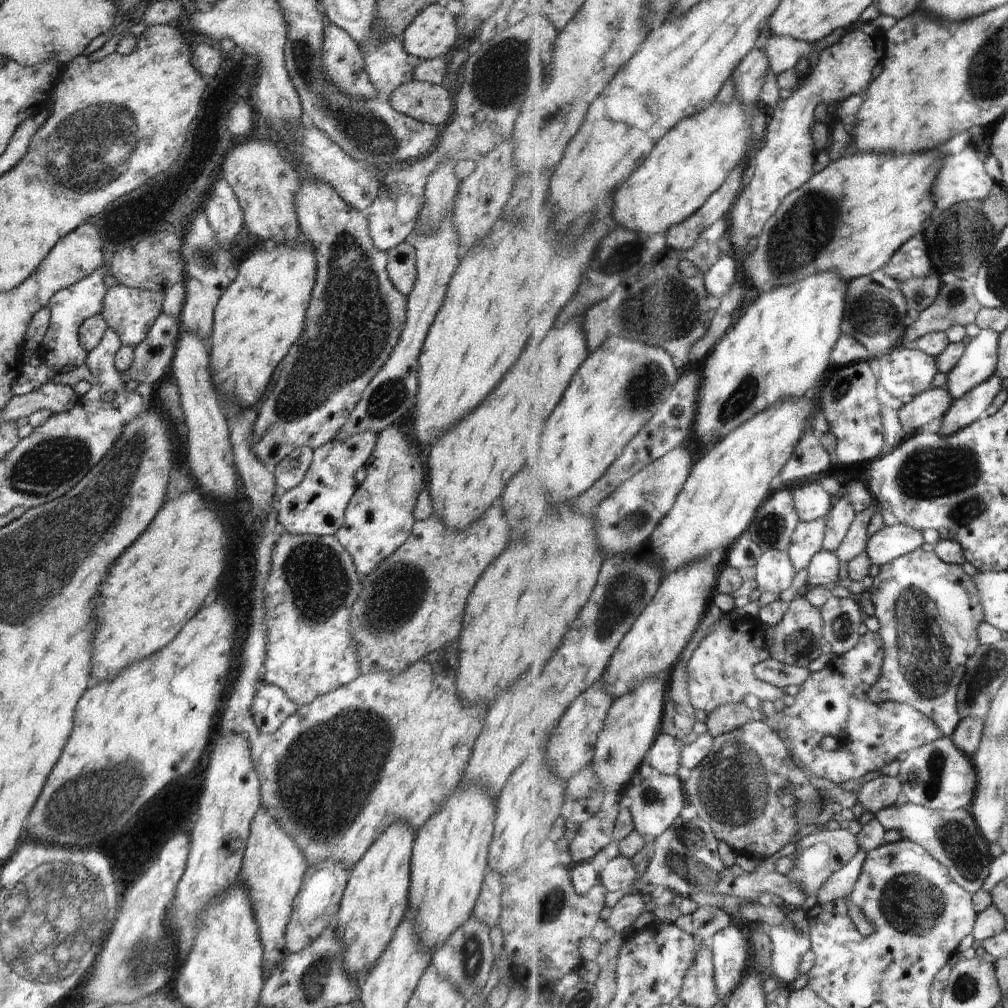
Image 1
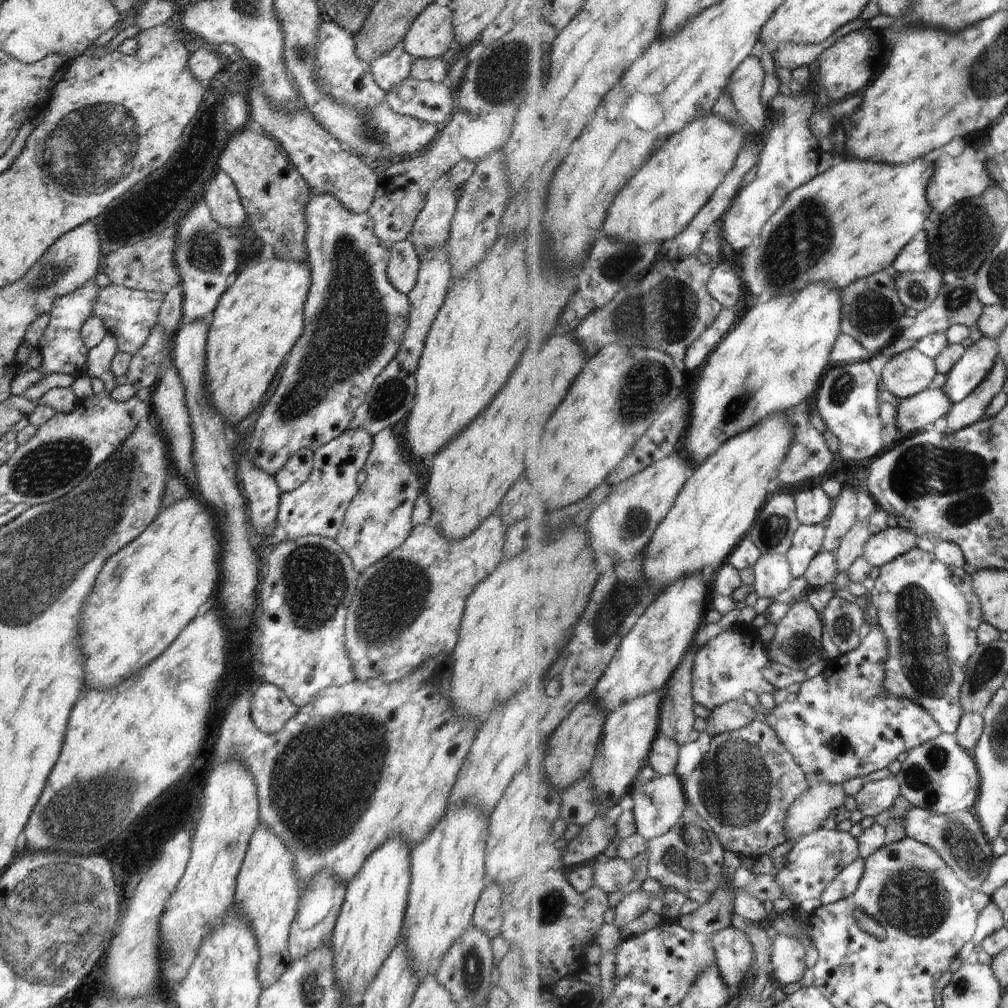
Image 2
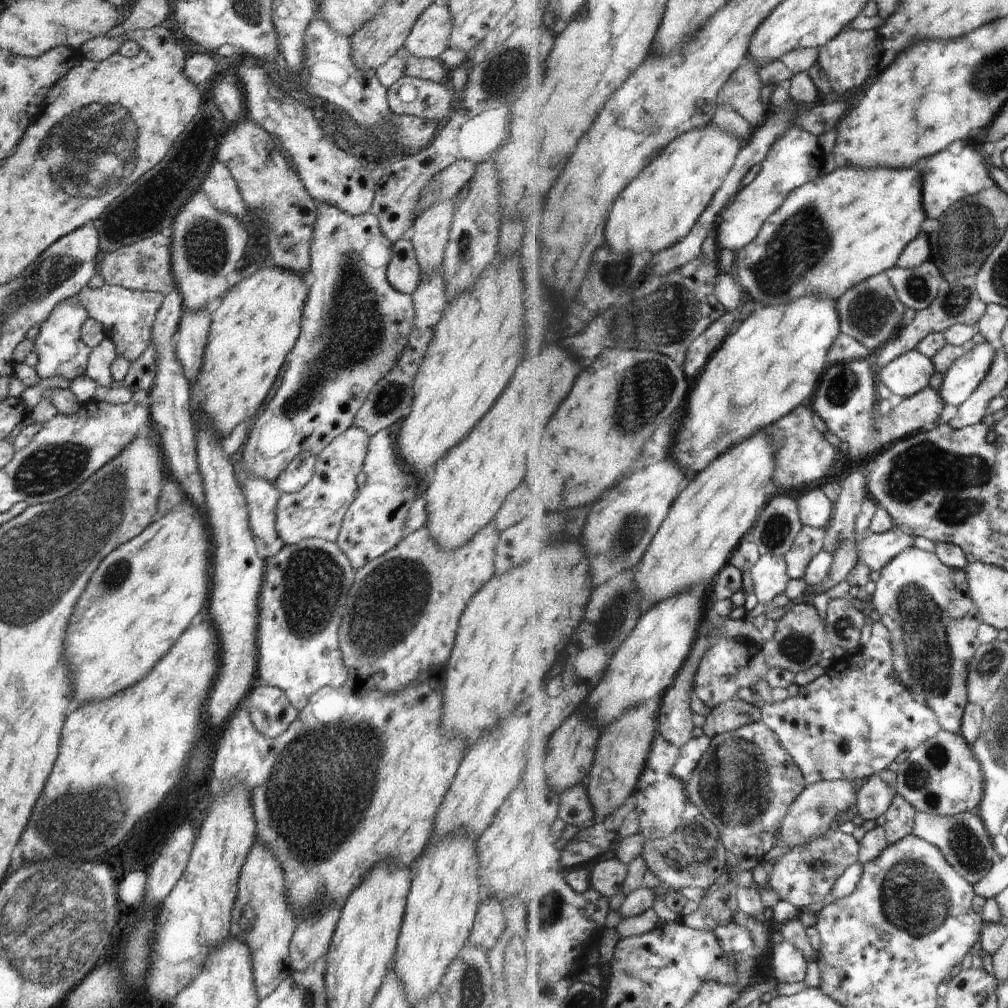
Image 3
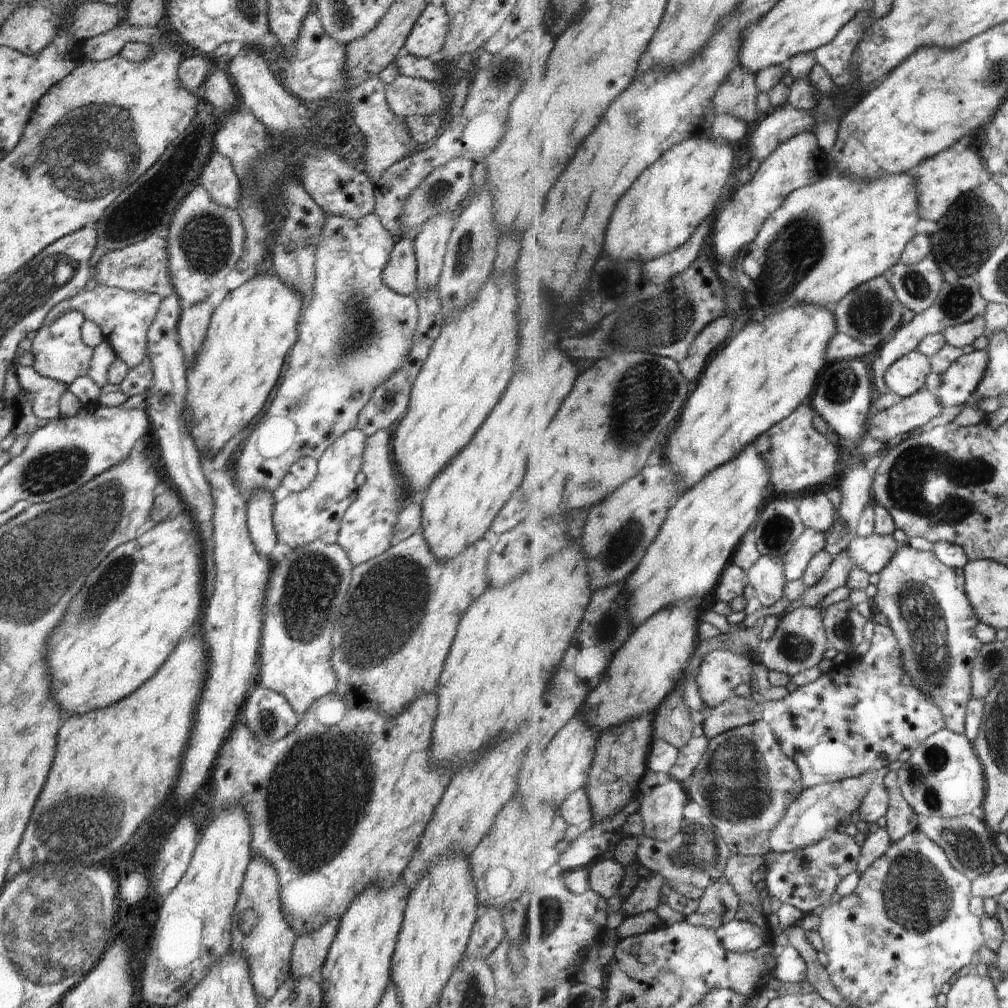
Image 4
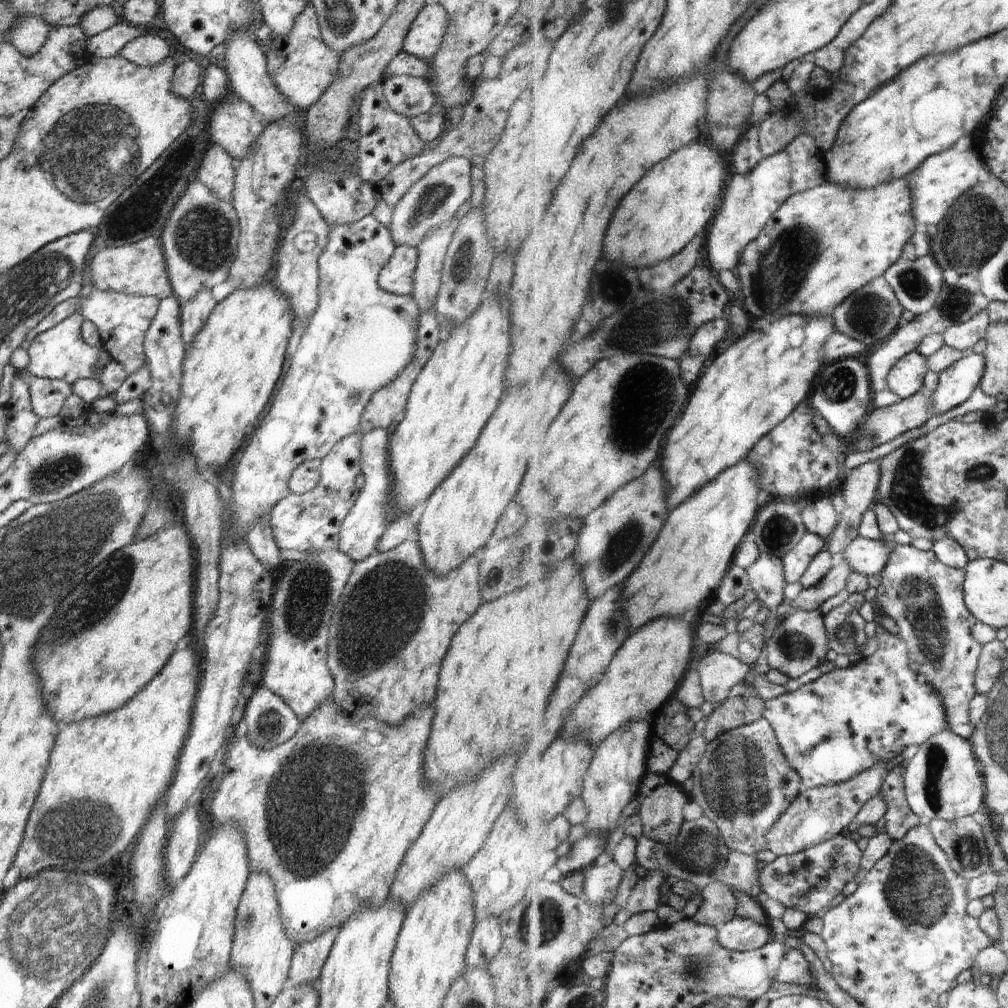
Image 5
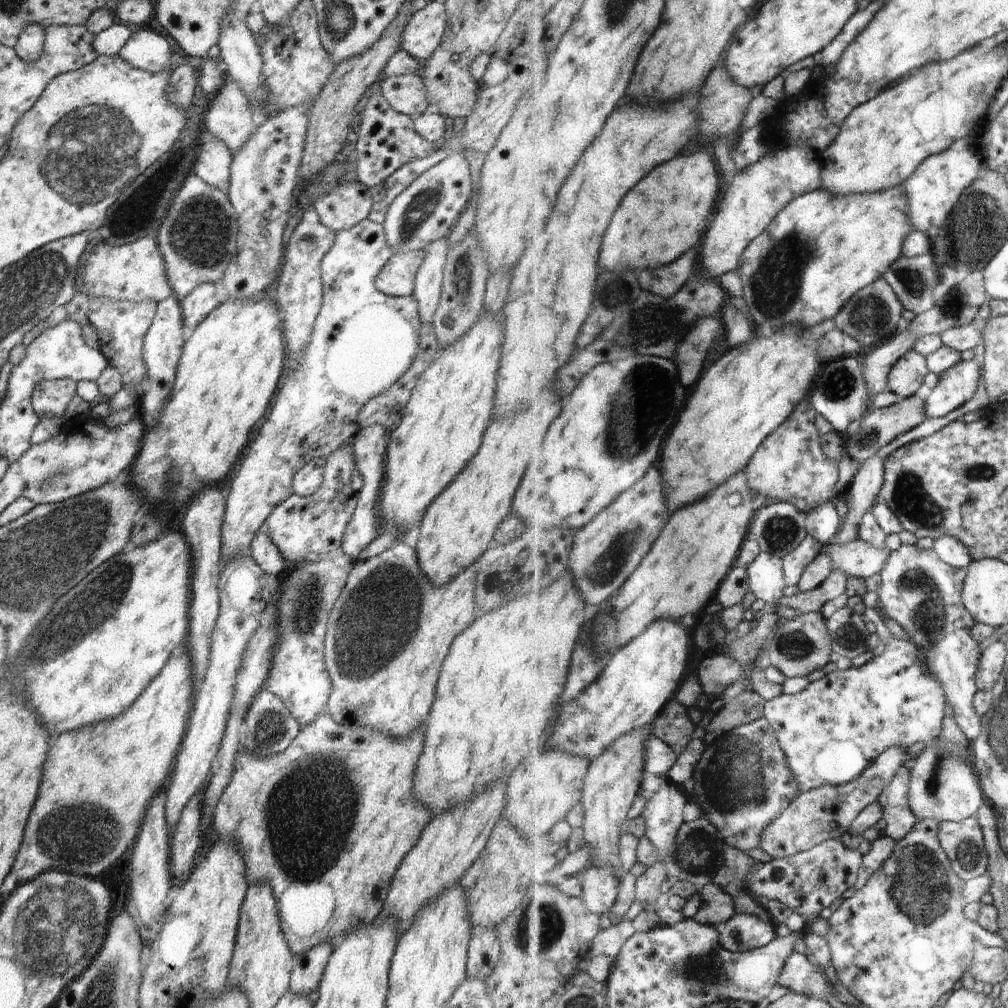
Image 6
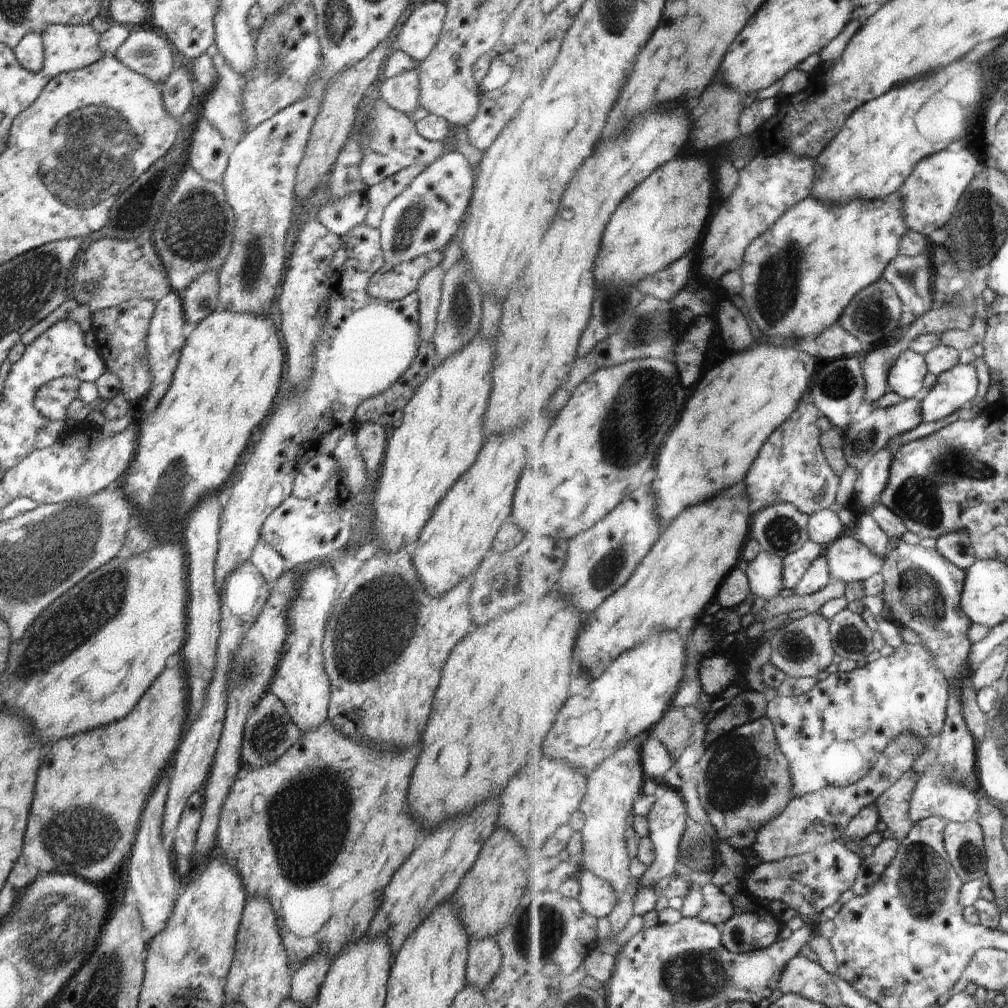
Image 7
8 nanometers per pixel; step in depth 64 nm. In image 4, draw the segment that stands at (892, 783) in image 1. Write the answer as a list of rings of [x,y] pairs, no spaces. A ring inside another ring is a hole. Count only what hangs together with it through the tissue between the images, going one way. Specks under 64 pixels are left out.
[[[882,769],[876,774],[876,780],[870,788],[870,792],[864,798],[864,804],[860,807],[859,814],[864,821],[876,822],[888,814],[890,808],[890,792],[884,784],[884,778],[889,769]]]

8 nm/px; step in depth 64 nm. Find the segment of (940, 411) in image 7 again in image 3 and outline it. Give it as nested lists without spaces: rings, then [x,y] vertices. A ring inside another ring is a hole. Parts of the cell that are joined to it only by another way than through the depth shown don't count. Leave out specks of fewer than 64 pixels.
[[[984,342],[957,360],[944,375],[941,393],[948,406],[959,407],[975,394],[994,366],[998,347]]]

